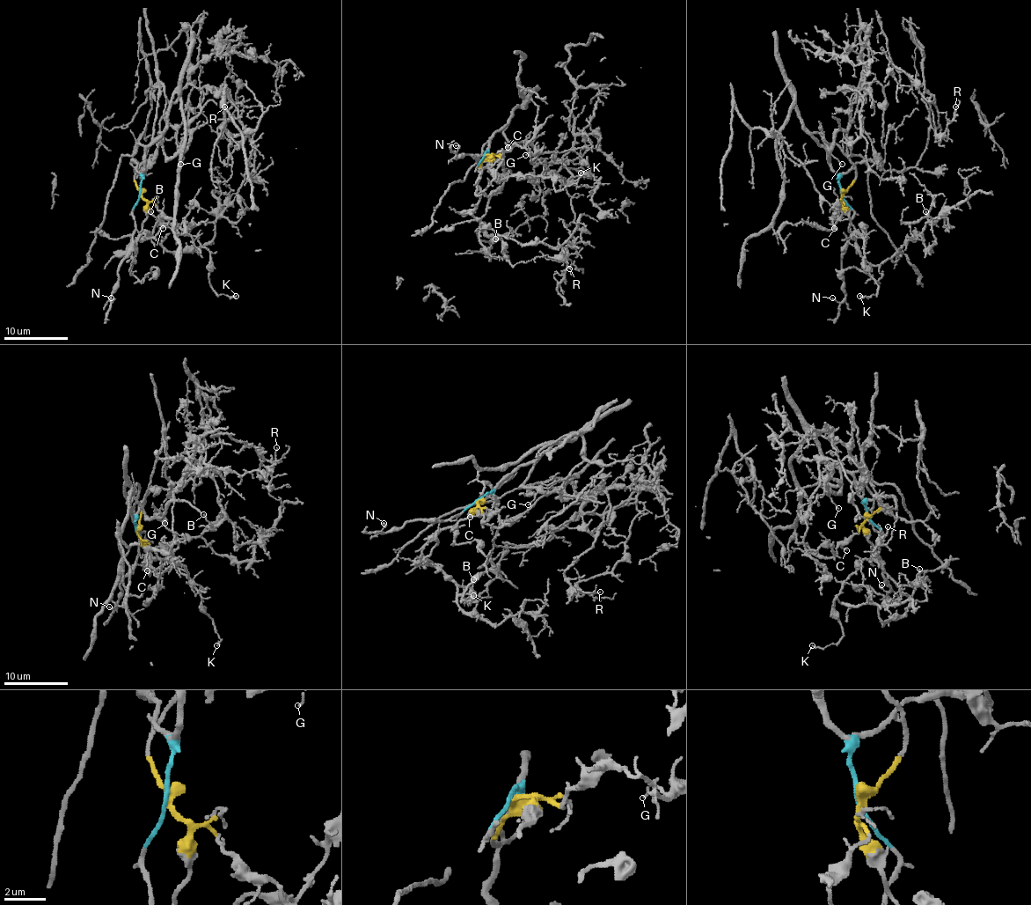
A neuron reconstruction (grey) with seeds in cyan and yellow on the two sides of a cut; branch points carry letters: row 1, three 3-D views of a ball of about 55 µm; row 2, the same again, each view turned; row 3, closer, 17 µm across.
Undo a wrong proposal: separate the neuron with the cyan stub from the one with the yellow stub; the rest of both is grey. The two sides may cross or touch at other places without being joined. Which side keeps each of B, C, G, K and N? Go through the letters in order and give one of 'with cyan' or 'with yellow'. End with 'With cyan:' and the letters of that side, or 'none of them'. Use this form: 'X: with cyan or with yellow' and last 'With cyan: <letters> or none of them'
B: with yellow
C: with yellow
G: with cyan
K: with yellow
N: with cyan
With cyan: G, N

